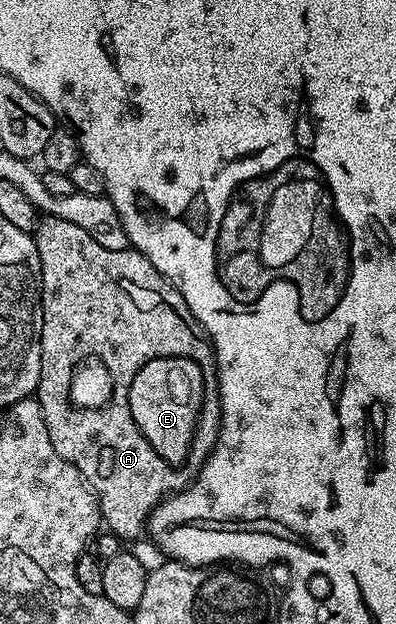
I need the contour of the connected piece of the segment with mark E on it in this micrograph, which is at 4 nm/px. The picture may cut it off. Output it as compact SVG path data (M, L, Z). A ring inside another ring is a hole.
M158 357L144 364L133 378L127 402L130 415L145 439L152 444L153 450L170 465L178 466L189 457L190 442L194 438L194 430L198 425L198 417L205 399L205 371L198 362L186 357Z

